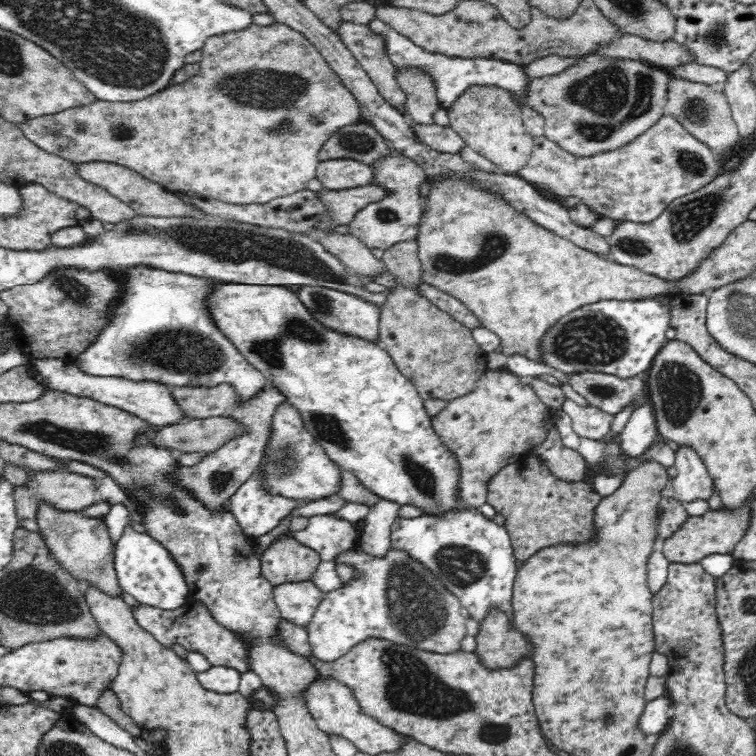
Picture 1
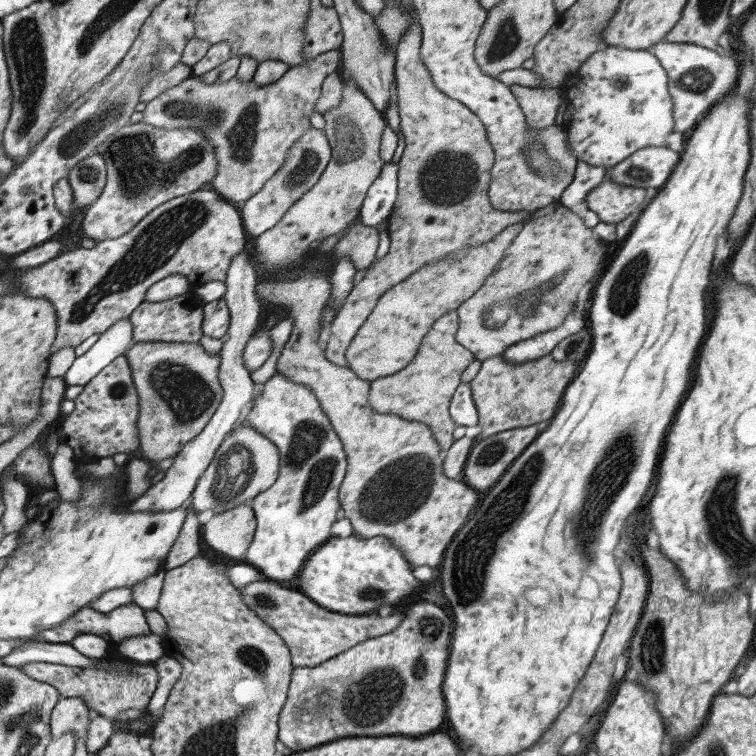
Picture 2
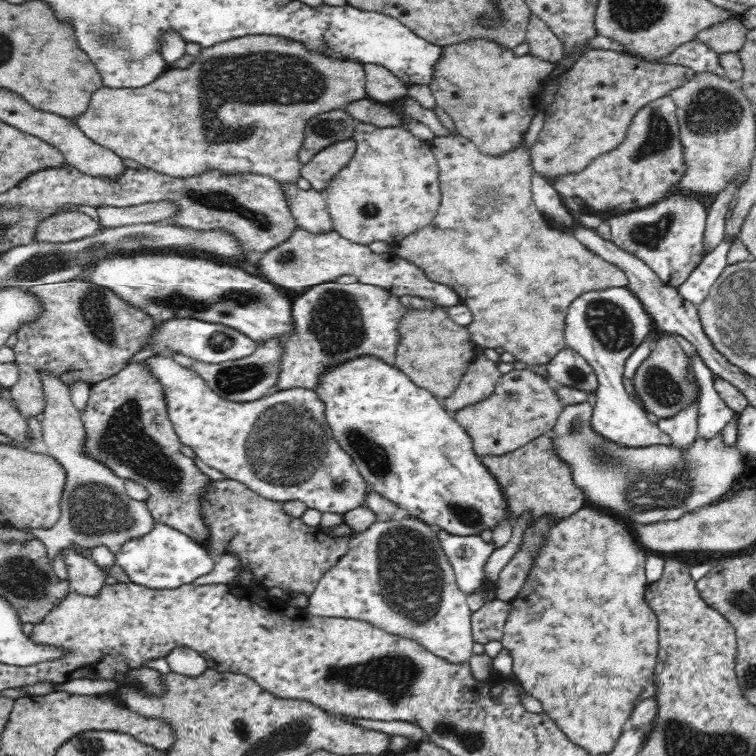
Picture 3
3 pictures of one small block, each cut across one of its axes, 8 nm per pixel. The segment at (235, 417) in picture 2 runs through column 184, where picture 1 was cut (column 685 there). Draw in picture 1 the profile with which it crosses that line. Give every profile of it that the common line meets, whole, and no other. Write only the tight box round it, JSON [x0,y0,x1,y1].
[662,446,714,506]

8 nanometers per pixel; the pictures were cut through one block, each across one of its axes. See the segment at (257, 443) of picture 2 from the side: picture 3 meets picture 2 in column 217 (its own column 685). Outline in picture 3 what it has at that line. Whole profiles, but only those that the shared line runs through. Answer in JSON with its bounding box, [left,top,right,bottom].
[550,402,746,524]

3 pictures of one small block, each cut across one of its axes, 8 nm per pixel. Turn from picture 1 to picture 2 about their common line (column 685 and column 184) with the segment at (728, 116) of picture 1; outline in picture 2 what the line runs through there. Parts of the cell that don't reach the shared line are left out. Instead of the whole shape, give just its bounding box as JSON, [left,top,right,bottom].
[143,52,341,202]

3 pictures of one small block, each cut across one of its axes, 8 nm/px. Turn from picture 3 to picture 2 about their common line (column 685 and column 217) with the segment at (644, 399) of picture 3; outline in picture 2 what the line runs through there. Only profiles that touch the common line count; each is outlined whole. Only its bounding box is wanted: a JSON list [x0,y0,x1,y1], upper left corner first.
[125,342,223,464]

